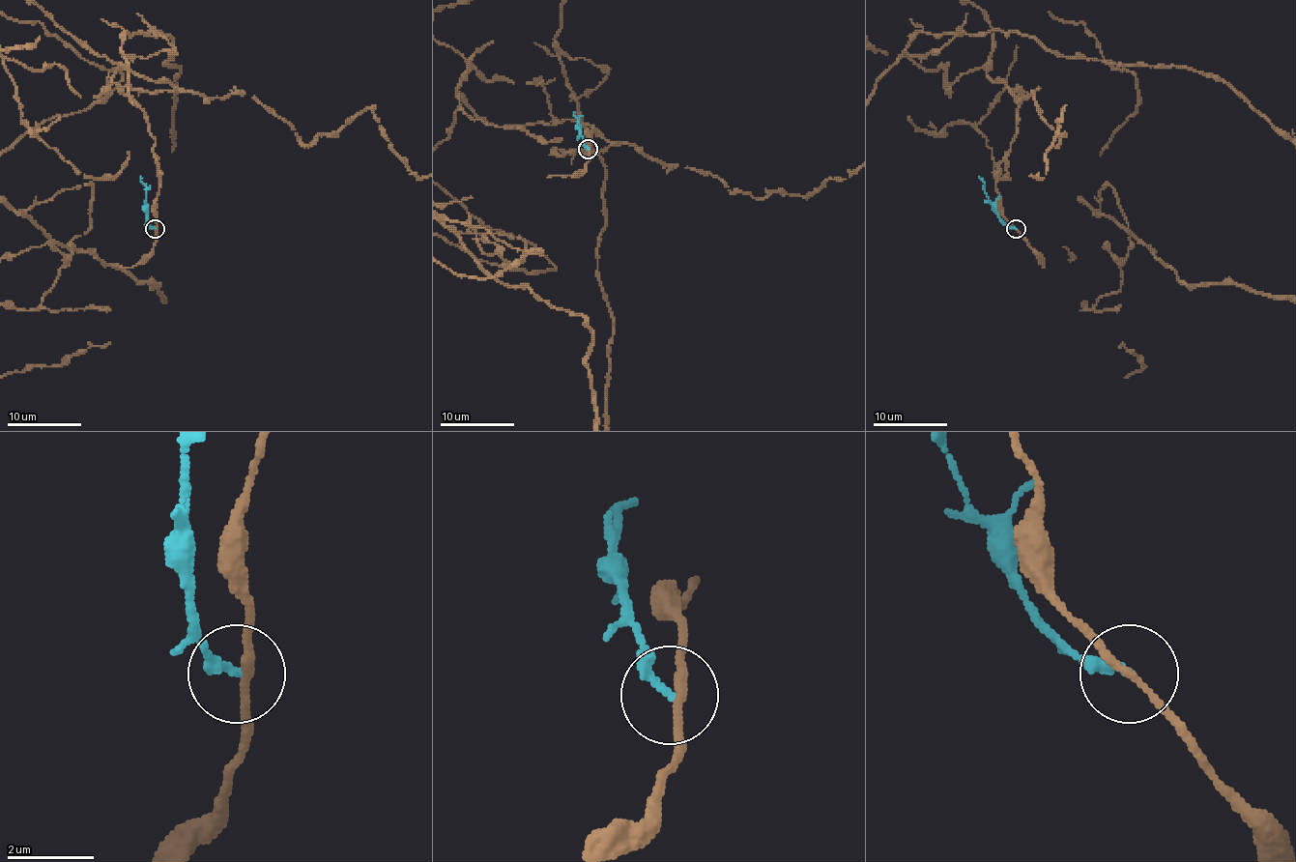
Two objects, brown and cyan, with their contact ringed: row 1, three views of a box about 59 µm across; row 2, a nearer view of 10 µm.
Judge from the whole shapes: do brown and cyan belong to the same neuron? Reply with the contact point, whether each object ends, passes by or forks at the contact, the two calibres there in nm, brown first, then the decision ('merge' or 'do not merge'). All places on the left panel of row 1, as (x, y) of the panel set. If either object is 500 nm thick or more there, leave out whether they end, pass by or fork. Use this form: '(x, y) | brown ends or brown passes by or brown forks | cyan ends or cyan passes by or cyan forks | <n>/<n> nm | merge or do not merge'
(155, 229) | brown passes by | cyan ends | 170/200 nm | do not merge

